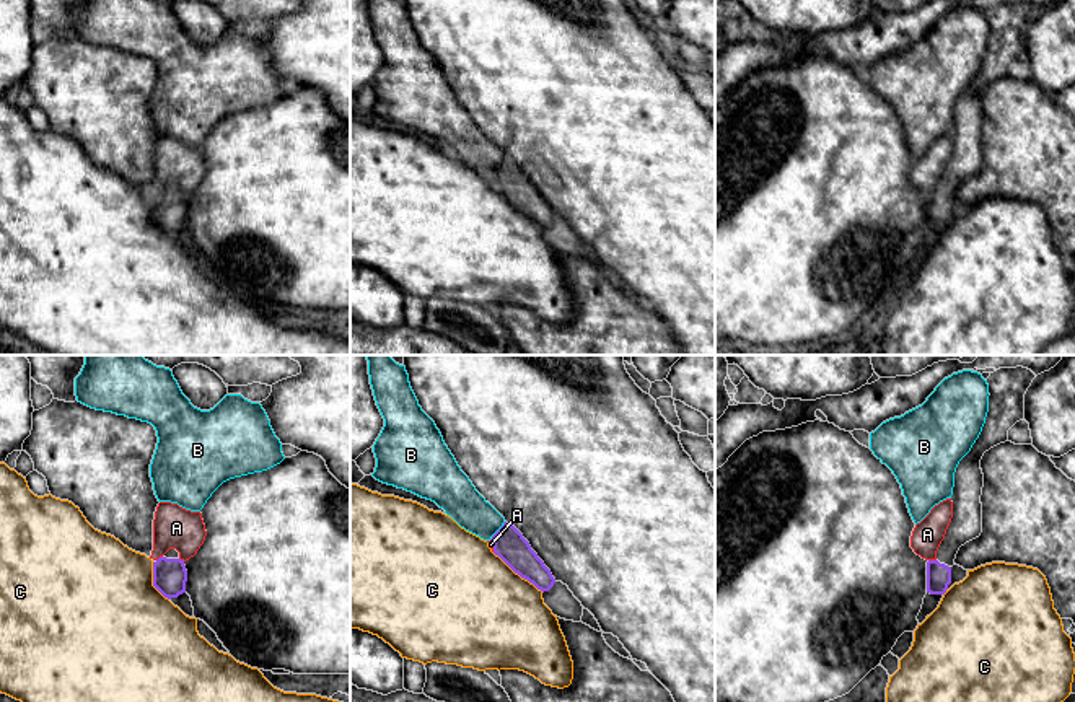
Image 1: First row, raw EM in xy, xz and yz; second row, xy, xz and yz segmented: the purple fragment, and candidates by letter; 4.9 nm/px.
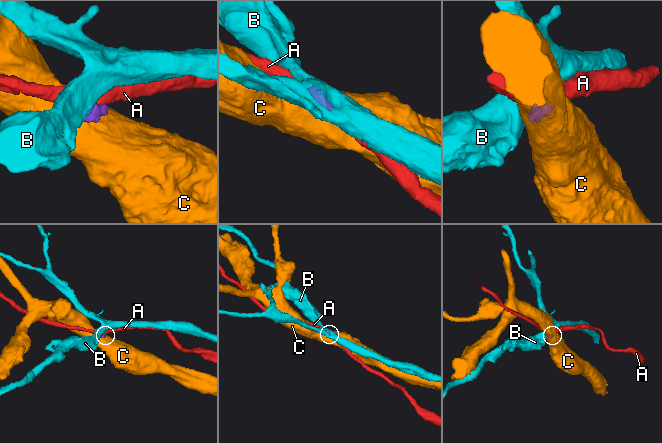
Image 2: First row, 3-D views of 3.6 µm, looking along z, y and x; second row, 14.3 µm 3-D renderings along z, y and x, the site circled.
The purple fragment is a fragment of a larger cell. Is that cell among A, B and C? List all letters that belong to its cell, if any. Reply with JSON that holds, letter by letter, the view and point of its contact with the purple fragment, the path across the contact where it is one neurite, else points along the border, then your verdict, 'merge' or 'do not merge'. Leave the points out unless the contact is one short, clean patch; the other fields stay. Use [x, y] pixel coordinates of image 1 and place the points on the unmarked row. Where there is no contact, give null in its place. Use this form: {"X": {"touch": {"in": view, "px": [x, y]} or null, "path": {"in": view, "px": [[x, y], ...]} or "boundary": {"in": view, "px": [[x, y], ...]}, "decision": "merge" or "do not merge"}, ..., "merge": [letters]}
{"A": {"touch": {"in": "yz", "px": [932, 196]}, "boundary": {"in": "yz", "px": [[929, 194], [935, 196]]}, "decision": "do not merge"}, "B": {"touch": {"in": "xz", "px": [497, 166]}, "boundary": {"in": "xz", "px": [[505, 157], [489, 175]]}, "decision": "do not merge"}, "C": {"touch": {"in": "xz", "px": [518, 209]}, "decision": "do not merge"}, "merge": []}

